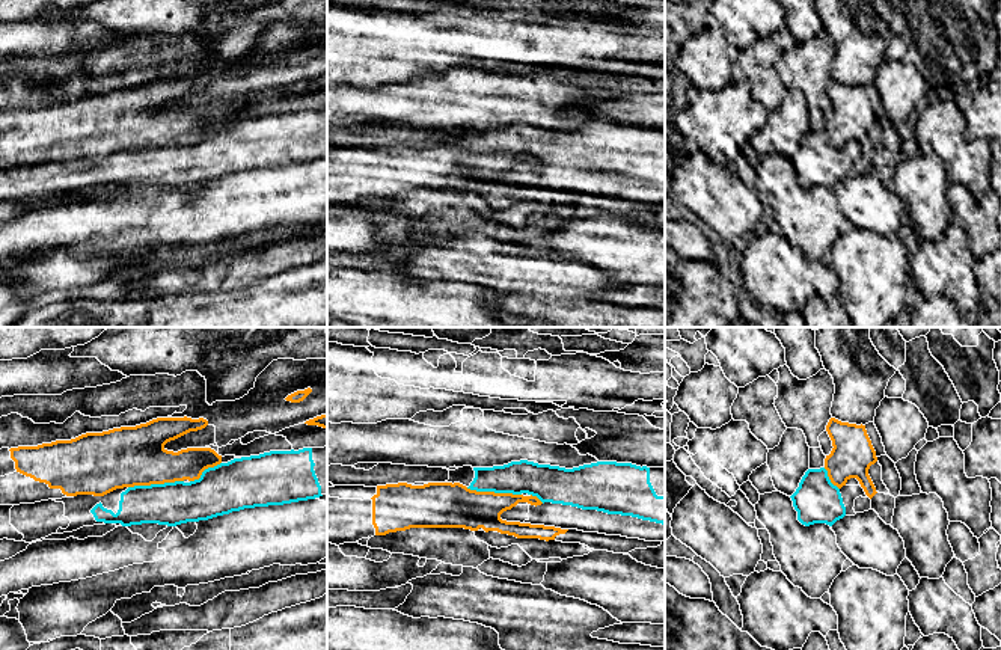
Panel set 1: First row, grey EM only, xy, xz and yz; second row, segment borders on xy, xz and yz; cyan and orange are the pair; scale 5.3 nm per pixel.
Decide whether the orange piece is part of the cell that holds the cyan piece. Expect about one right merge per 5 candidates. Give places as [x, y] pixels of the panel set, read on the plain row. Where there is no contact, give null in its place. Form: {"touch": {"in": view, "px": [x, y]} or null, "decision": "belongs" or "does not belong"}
{"touch": {"in": "xy", "px": [156, 147]}, "decision": "does not belong"}

